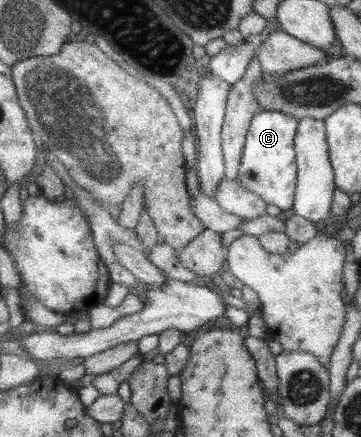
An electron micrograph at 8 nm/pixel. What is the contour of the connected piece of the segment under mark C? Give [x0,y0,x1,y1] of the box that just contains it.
[236,110,298,212]

